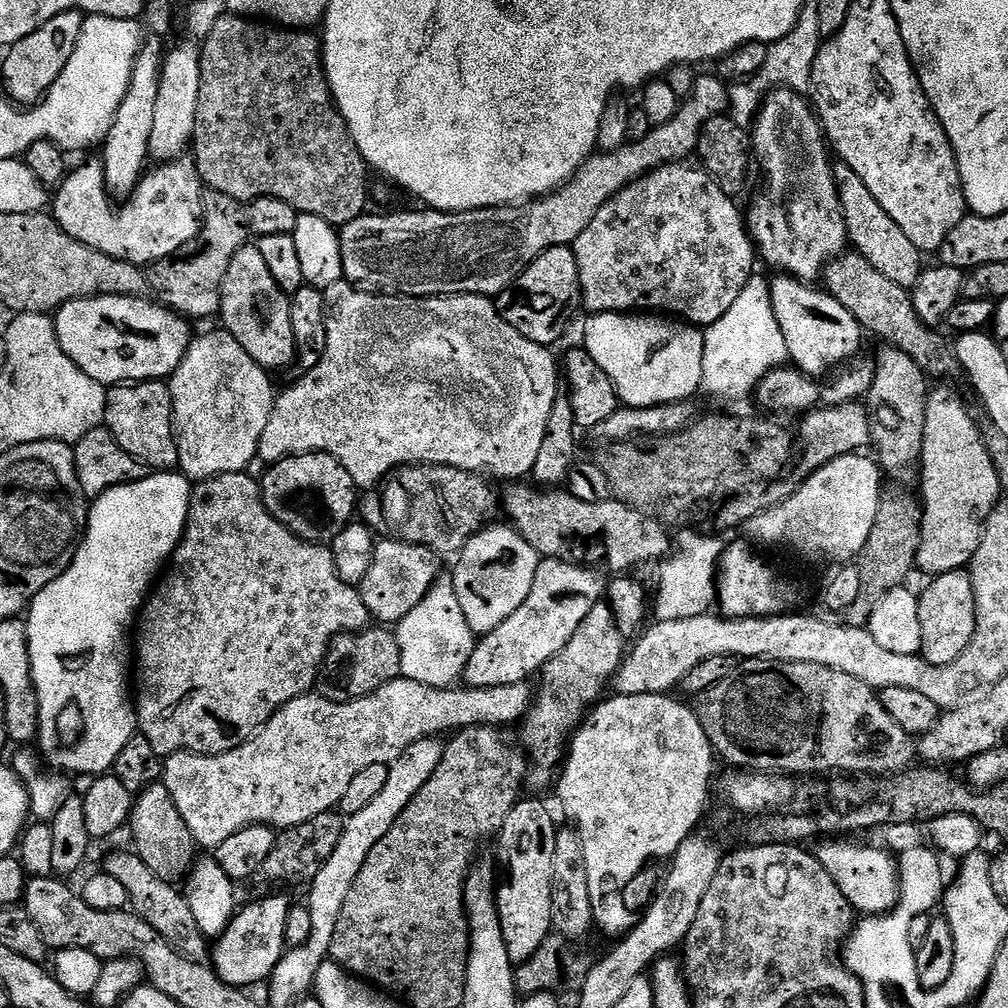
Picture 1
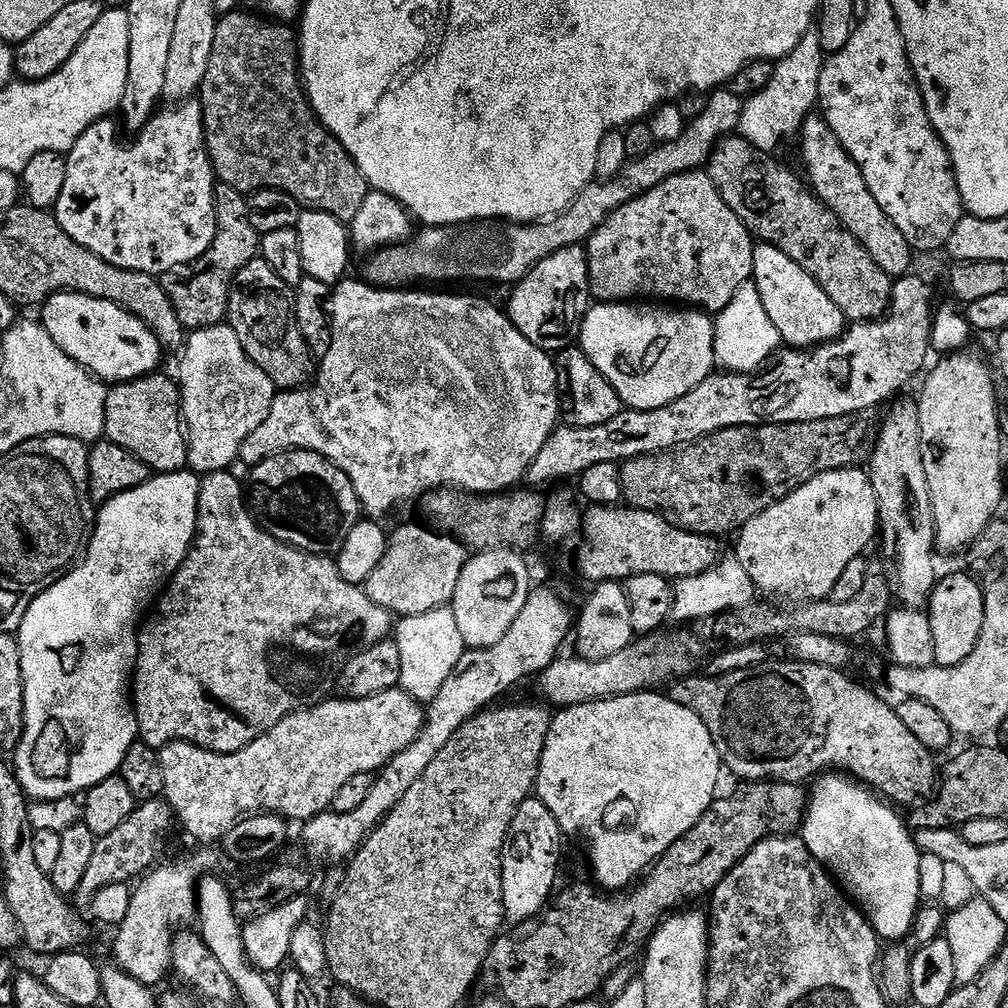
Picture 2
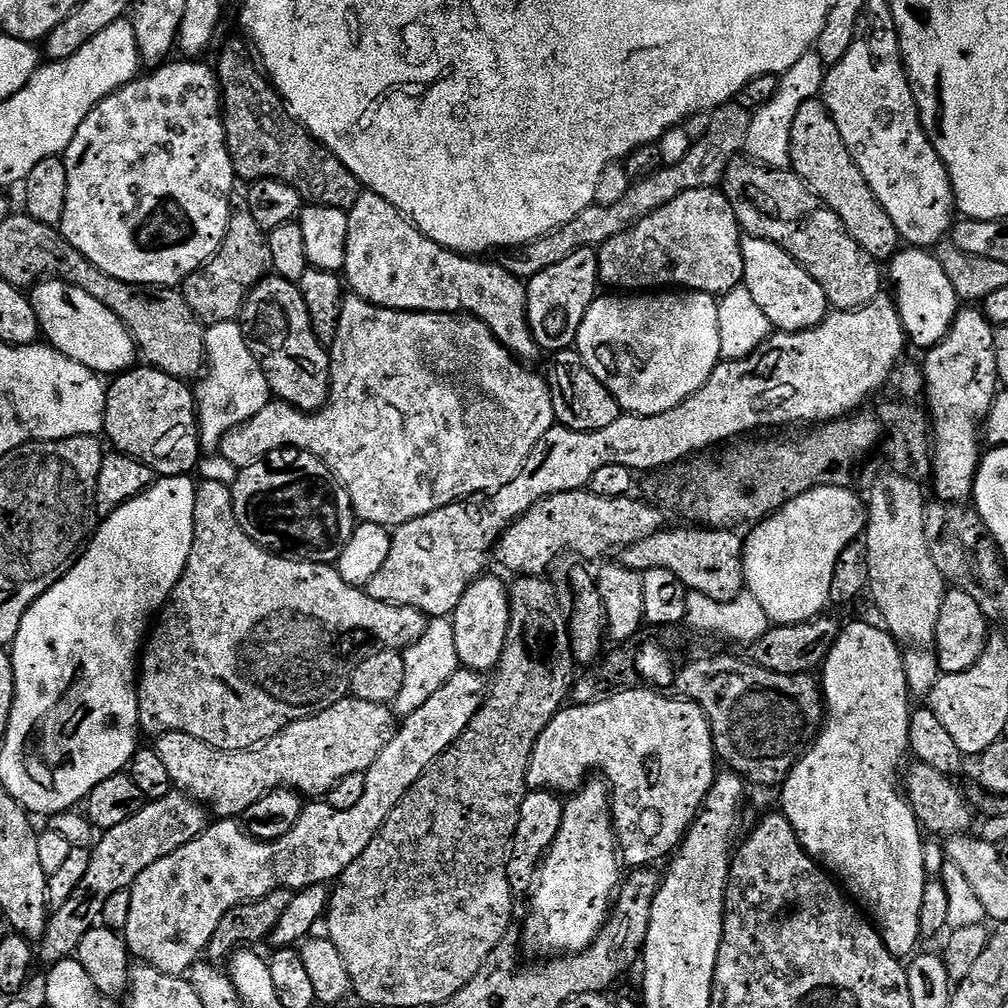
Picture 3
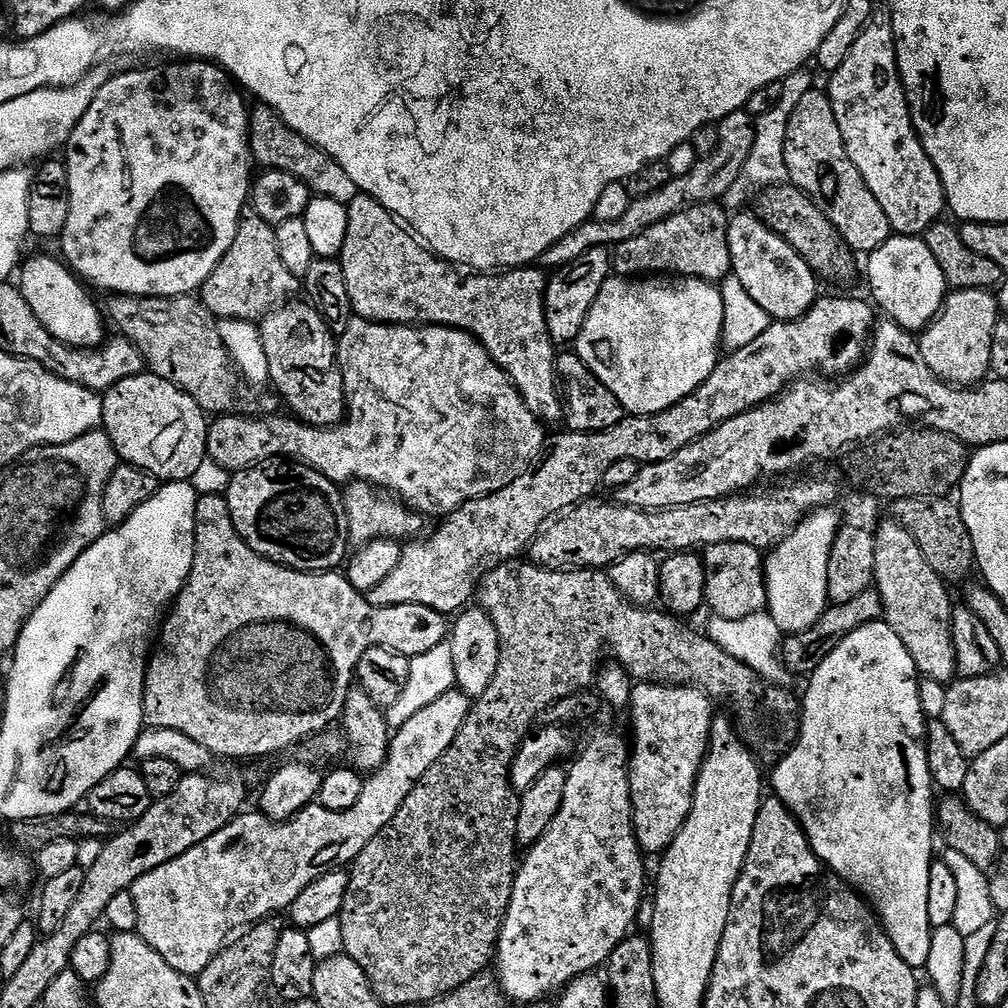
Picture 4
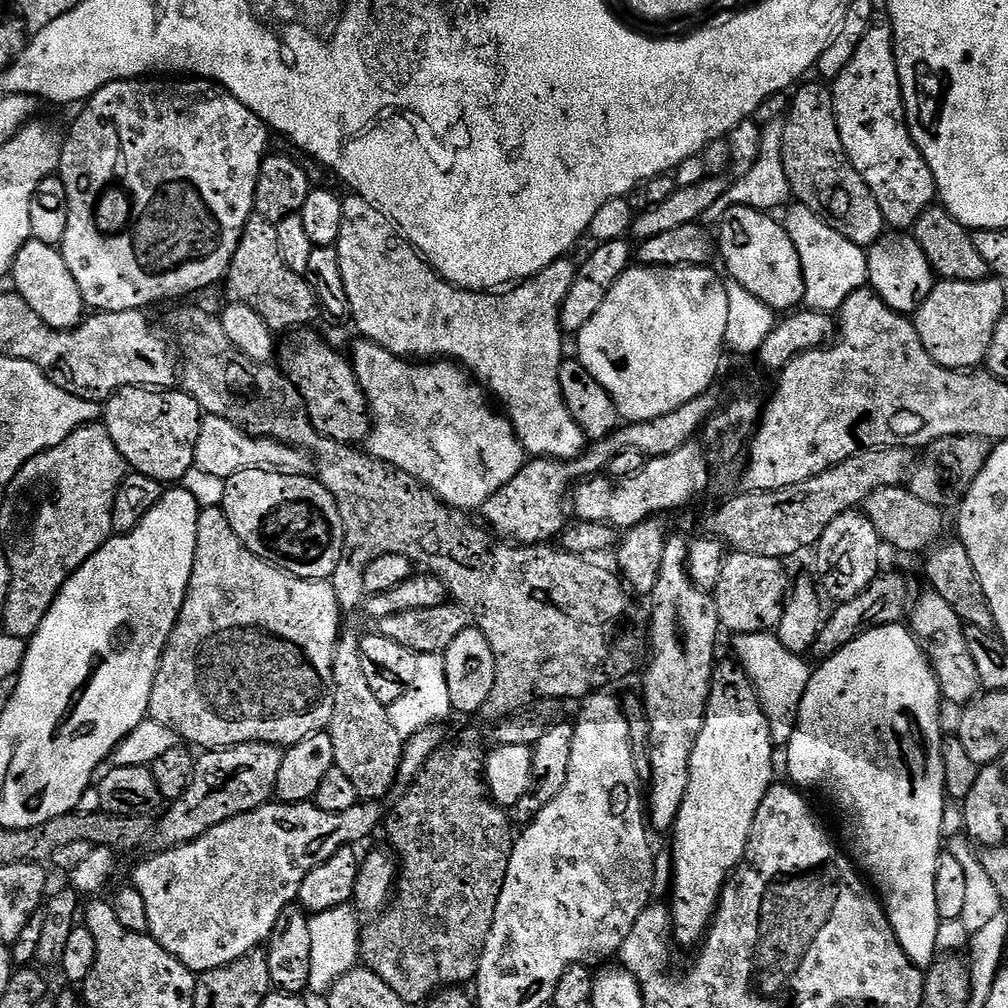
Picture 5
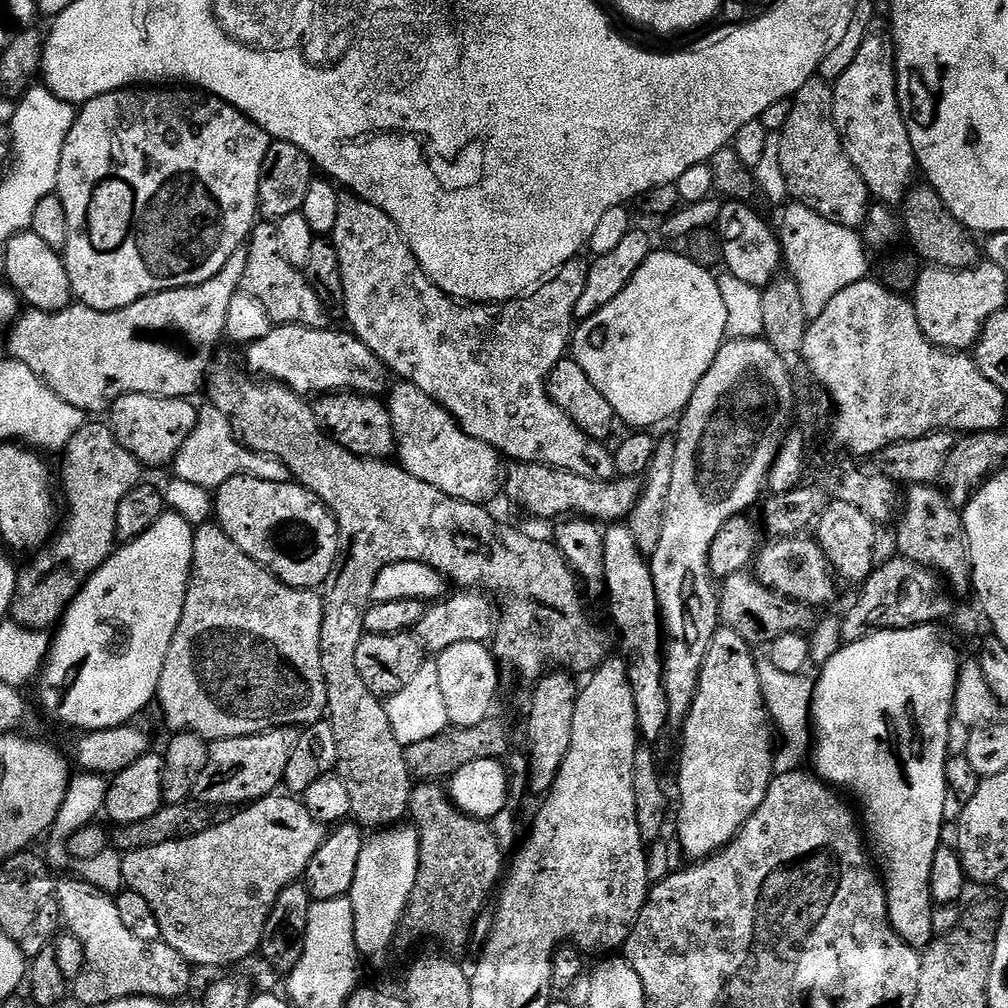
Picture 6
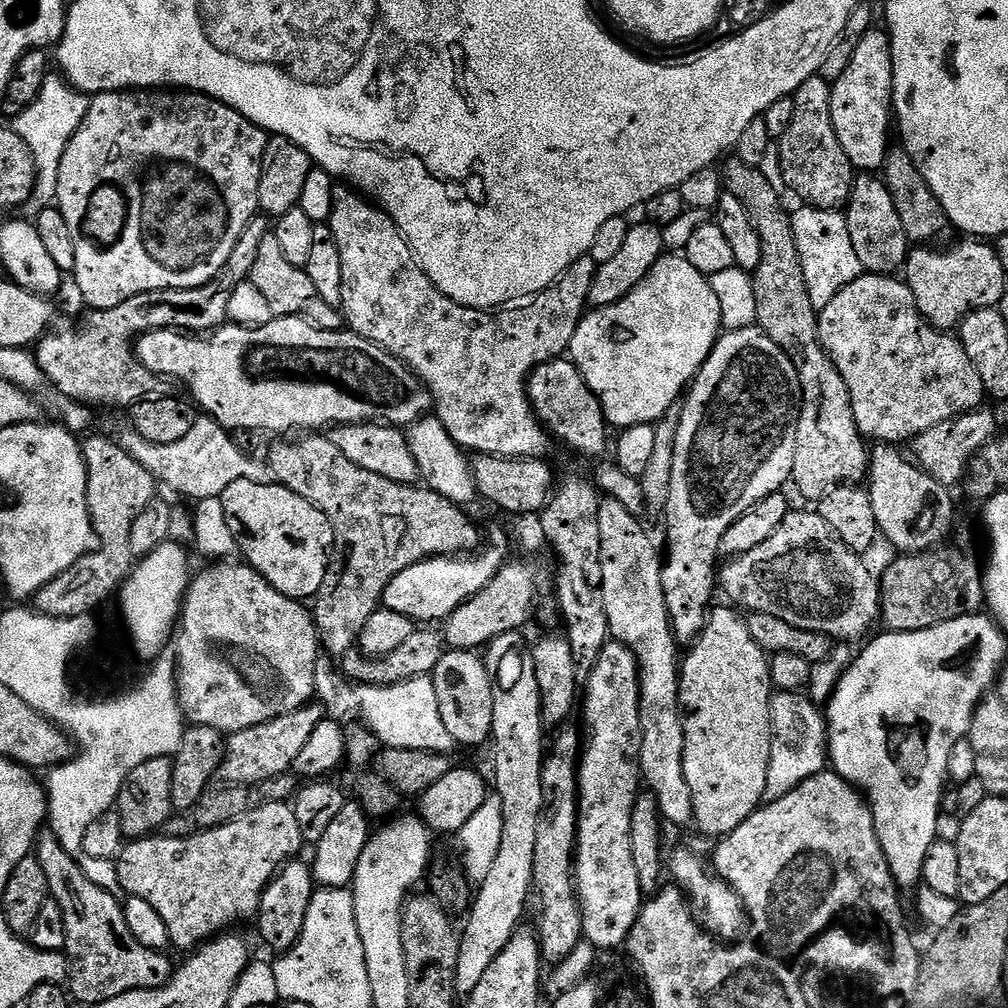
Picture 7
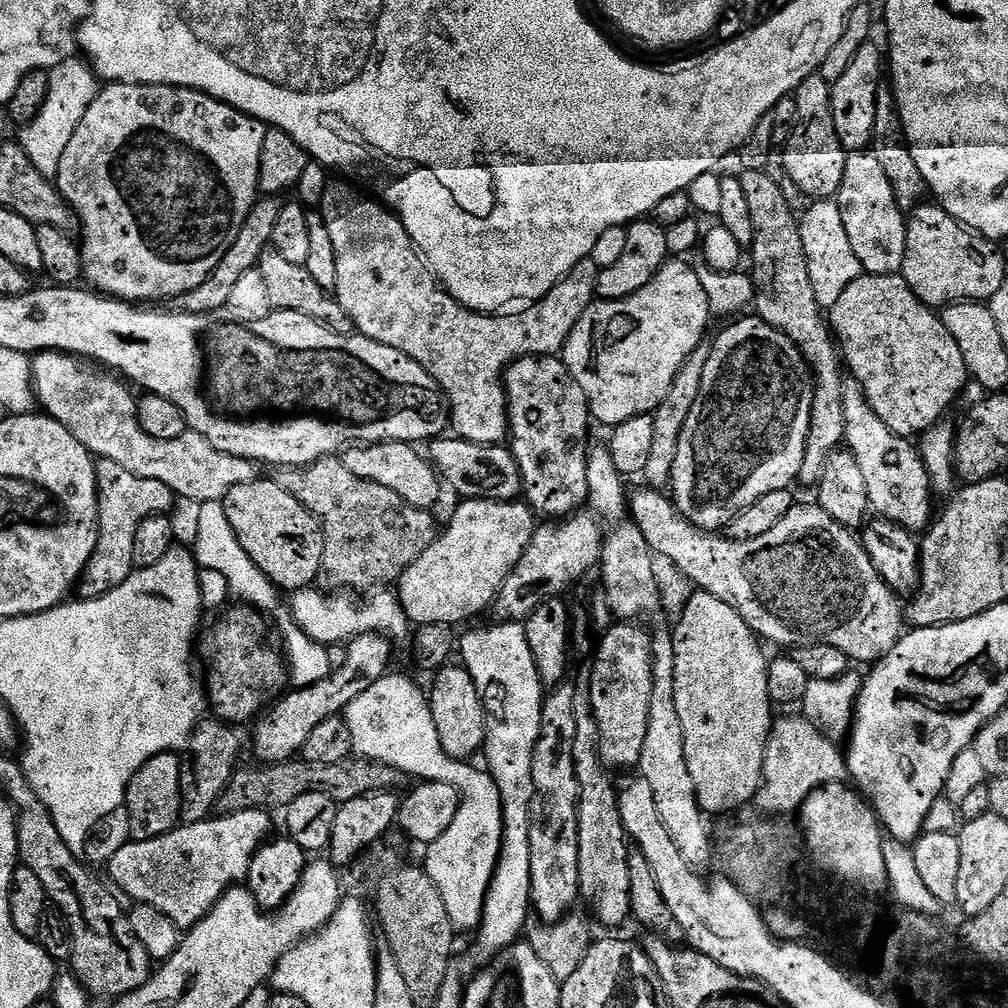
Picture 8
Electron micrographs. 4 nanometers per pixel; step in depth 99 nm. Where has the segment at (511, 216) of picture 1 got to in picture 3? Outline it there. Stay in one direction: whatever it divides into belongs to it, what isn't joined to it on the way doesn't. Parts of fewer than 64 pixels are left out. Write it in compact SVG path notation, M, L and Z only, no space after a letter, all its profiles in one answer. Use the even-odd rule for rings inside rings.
M740 103L723 104L721 108L715 109L711 113L712 121L708 124L708 129L704 132L704 137L697 139L693 143L690 154L682 158L682 162L670 164L659 168L654 174L629 183L626 194L622 200L614 206L605 208L593 206L582 210L566 226L556 228L548 235L531 240L523 245L515 253L512 261L507 261L506 267L522 281L529 281L534 274L542 274L546 266L554 266L554 262L562 262L562 258L570 258L574 250L579 248L599 249L614 234L622 234L631 224L637 224L644 216L649 216L654 210L666 206L666 202L673 200L678 194L686 190L698 190L699 188L714 188L723 181L726 170L746 149L746 138L750 134L750 122L752 112L744 108Z

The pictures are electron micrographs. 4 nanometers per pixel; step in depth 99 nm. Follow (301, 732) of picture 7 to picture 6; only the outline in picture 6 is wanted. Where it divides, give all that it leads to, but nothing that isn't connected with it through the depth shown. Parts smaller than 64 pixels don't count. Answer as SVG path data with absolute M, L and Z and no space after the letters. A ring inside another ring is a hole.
M299 727L275 728L253 736L211 741L206 770L202 770L202 774L196 783L195 799L205 806L215 806L219 809L218 807L224 808L227 804L247 806L264 796L273 795L283 785L286 762L290 762L290 754L294 754L294 746L298 746L300 733L301 729Z

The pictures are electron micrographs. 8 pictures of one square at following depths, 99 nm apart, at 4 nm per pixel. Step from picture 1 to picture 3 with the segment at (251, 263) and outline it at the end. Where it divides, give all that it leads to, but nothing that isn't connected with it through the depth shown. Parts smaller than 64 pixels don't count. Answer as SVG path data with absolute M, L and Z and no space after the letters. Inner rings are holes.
M275 274L259 280L242 306L238 323L244 329L244 337L248 340L250 350L258 358L258 366L262 366L262 374L266 374L269 393L279 403L289 404L303 412L317 412L324 407L332 385L332 357L329 349L318 342L304 296L293 281L284 280Z

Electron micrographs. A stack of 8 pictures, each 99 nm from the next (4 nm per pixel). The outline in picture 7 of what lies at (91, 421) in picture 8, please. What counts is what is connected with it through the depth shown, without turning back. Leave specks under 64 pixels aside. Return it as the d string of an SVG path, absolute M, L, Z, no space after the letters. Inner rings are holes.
M204 414L197 419L195 426L190 430L190 434L186 434L186 438L178 438L178 442L170 442L169 444L151 444L146 438L142 438L135 430L127 430L121 436L118 436L118 443L129 452L135 460L142 466L146 466L146 470L161 485L164 484L172 492L177 492L180 496L189 496L192 502L197 502L206 498L220 497L226 490L226 486L230 486L230 482L238 482L239 480L258 480L263 481L264 468L256 460L251 460L238 445L235 444L233 433L227 428L223 428L217 420L213 420L211 416Z

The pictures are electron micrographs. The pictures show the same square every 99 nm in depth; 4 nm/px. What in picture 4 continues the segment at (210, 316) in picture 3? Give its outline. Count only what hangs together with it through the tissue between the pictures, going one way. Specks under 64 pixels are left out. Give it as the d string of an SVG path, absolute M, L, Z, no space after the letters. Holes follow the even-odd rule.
M248 210L240 218L238 234L230 250L226 250L222 262L218 262L214 274L210 274L200 289L198 299L220 320L259 322L280 305L289 303L301 288L301 277L290 274L282 262L282 254L278 254L275 227Z

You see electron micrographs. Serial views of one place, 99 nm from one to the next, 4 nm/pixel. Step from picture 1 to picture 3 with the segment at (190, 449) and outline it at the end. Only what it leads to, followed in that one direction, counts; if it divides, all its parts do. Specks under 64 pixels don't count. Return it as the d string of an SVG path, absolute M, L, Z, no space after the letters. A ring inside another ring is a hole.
M235 320L213 324L204 333L204 354L206 357L206 377L200 385L195 385L196 416L200 420L200 446L205 453L212 454L219 449L225 436L229 436L236 428L241 428L254 414L258 414L270 402L270 393L266 374L262 374L262 366L258 366L258 358L250 350L248 340L244 337L244 329Z

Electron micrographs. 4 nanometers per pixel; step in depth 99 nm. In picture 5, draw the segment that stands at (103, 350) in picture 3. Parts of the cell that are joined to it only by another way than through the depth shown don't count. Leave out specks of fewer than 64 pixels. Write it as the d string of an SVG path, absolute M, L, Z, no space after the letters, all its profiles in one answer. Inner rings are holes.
M27 240L12 260L11 287L52 328L74 328L86 316L86 305L78 290L78 282L70 274L63 255L53 245Z

